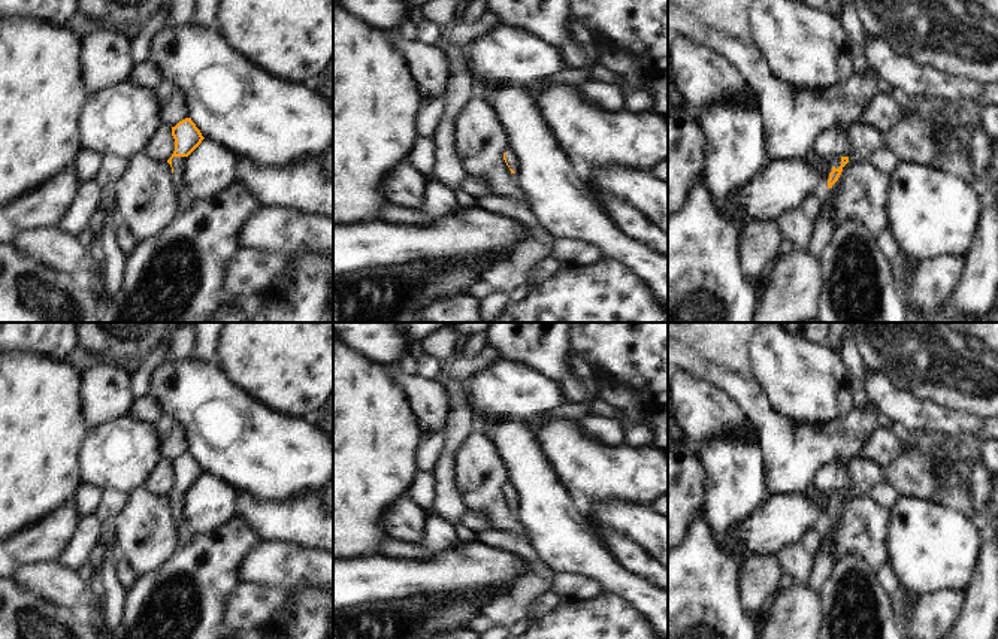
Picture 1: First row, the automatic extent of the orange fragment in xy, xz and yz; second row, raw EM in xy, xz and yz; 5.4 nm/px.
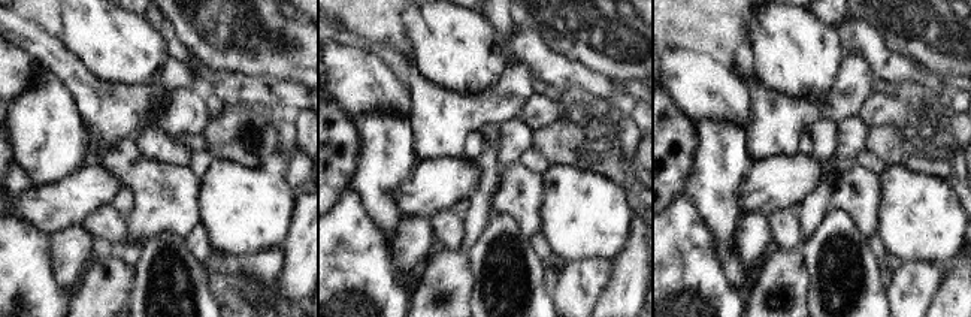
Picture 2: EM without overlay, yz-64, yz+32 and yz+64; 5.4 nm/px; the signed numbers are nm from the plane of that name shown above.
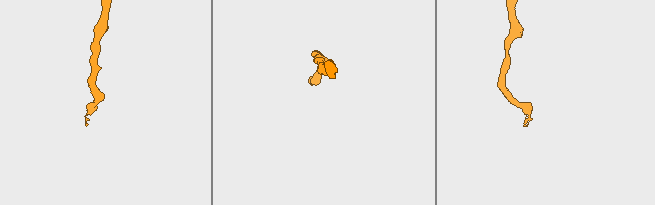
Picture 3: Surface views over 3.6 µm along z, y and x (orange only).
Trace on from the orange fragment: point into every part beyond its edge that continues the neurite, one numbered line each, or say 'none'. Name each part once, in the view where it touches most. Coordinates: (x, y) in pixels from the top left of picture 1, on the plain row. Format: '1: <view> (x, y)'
1: xy (187, 533)

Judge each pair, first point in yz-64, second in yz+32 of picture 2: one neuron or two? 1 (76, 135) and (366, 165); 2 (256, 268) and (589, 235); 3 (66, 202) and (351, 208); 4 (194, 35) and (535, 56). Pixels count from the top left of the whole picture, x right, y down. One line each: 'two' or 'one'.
1: one
2: two
3: two
4: two

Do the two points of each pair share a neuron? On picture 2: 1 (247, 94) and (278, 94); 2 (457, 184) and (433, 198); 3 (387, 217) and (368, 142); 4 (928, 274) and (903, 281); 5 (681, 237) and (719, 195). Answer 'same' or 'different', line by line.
1: same
2: same
3: same
4: same
5: different

